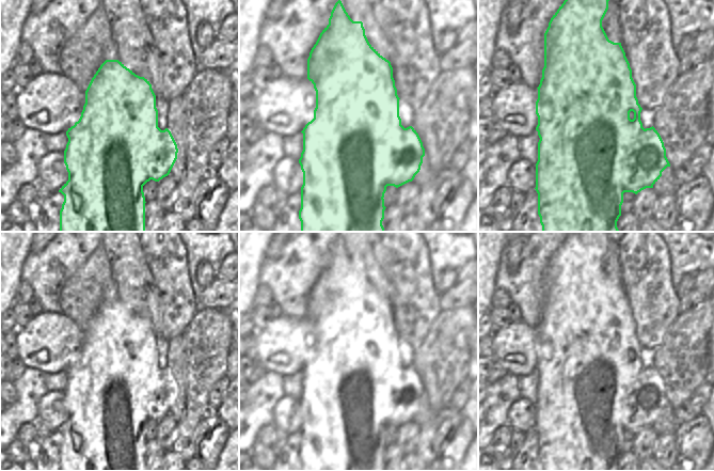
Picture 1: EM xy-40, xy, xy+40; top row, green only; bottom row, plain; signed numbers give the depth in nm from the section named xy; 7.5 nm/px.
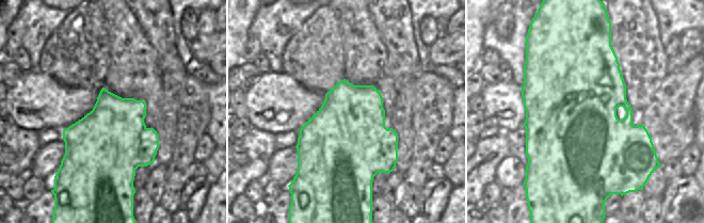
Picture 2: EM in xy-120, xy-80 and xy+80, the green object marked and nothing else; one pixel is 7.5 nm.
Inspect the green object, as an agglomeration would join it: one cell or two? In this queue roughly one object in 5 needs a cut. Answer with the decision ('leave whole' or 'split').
split

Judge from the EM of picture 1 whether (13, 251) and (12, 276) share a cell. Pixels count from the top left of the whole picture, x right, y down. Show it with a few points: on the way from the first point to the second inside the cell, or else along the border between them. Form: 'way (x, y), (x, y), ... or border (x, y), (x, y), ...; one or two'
way (12, 257), (12, 269); one

